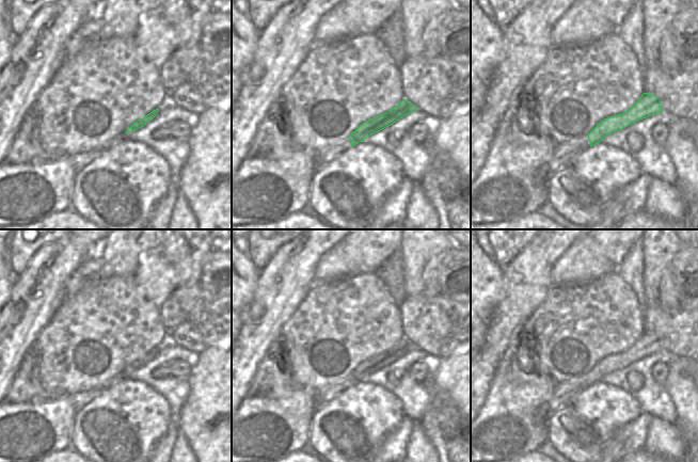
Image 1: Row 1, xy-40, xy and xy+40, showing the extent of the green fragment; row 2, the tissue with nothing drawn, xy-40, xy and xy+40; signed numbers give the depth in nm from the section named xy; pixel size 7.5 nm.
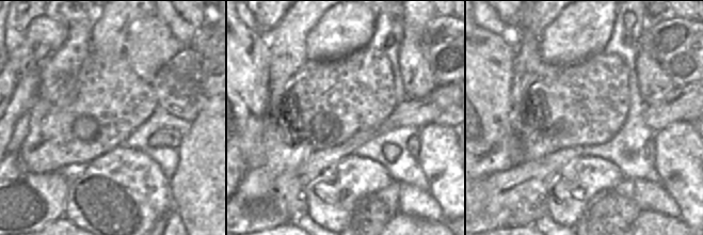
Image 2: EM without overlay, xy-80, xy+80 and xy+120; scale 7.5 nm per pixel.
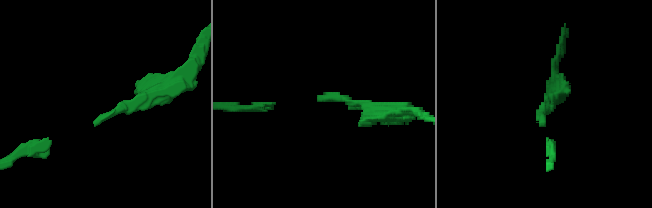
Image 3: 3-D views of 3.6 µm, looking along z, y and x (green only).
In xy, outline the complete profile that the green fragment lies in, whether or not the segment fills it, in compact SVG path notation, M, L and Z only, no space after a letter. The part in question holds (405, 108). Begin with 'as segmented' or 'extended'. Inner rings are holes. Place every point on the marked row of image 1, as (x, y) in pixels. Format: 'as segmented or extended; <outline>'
as segmented; M403 99L395 108L384 114L380 114L360 125L349 137L351 146L364 142L369 136L393 125L403 116L417 110L417 107Z

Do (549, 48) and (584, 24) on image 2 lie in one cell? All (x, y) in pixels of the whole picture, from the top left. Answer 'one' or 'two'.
one

